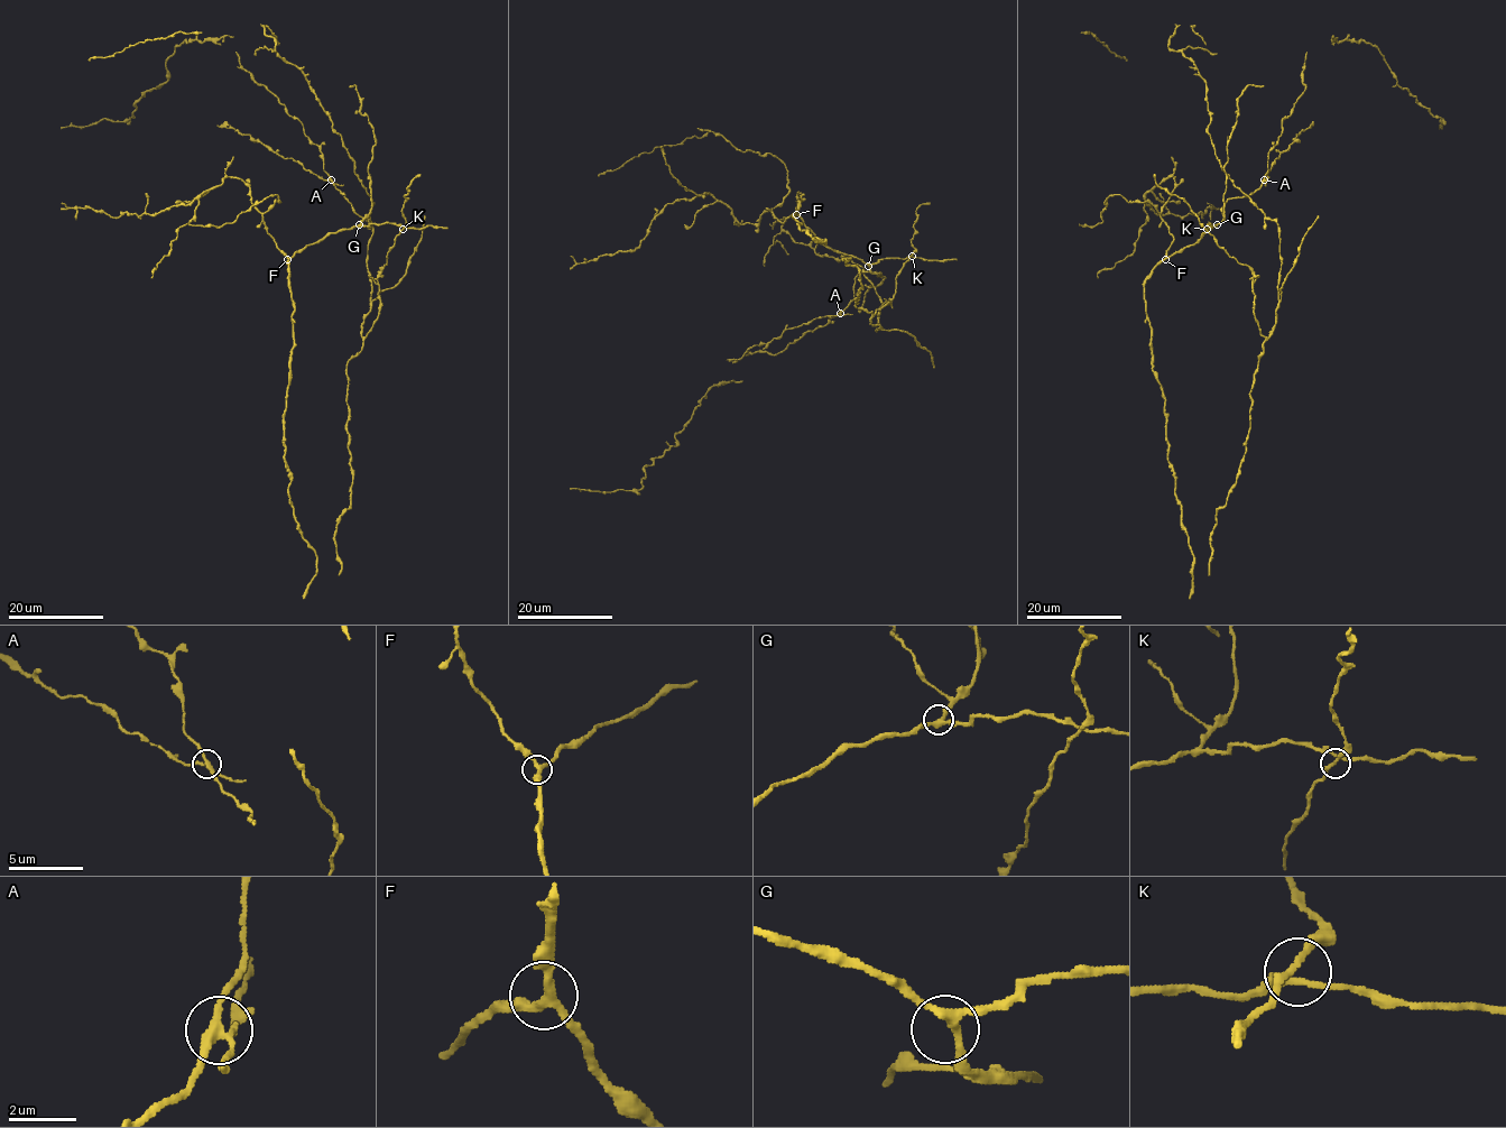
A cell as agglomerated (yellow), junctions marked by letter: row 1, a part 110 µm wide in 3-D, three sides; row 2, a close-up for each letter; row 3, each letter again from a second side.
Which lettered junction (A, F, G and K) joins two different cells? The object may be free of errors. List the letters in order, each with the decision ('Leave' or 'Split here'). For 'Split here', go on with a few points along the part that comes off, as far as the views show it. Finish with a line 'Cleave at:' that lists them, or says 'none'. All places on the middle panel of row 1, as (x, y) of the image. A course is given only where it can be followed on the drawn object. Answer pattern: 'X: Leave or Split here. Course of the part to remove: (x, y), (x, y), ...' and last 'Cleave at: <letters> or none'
A: Split here. Course of the part to remove: (840, 314), (813, 332), (806, 332), (776, 354), (759, 350), (745, 356)
F: Leave
G: Leave
K: Leave
Cleave at: A

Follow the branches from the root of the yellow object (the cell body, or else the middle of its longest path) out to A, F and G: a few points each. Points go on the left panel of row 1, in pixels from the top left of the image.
A: (379, 290), (378, 273), (386, 264), (395, 238), (404, 228), (388, 222), (362, 225), (362, 219), (331, 179)
F: (379, 290), (378, 273), (404, 228), (400, 225), (382, 222), (341, 229), (287, 259)
G: (379, 290), (378, 273), (386, 264), (395, 238), (404, 228), (388, 222), (359, 224)

